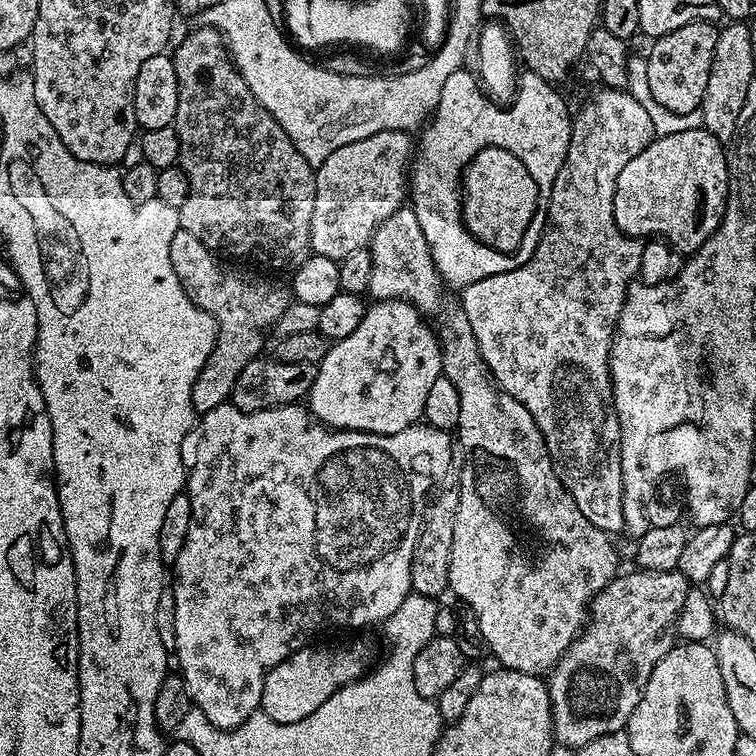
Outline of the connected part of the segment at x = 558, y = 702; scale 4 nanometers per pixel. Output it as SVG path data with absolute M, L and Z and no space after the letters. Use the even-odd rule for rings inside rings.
M679 570L635 571L625 576L624 573L618 574L592 598L590 615L580 635L547 673L548 697L552 703L552 735L557 745L577 749L586 746L586 742L594 742L594 738L602 734L627 729L630 714L634 714L654 666L658 666L674 646L676 615L682 610L690 591L687 578Z

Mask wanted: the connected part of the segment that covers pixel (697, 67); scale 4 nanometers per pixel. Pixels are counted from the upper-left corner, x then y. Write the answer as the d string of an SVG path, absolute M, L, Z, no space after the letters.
M699 20L670 34L655 37L651 41L652 49L646 52L647 77L654 99L676 114L689 114L699 109L710 82L710 70L714 62L714 46L718 46L718 28L715 23Z

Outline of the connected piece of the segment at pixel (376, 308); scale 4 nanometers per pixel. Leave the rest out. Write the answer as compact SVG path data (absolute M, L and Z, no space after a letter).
M377 300L369 303L364 309L362 322L358 322L358 330L354 330L354 334L349 334L346 338L335 341L329 347L326 358L322 358L322 362L317 367L314 386L306 397L306 404L310 409L311 415L319 423L329 428L345 432L369 432L379 436L398 434L398 430L406 430L411 424L417 423L423 417L424 407L426 406L426 393L430 391L430 385L442 375L442 349L440 341L435 331L429 325L427 328L424 324L427 324L425 317L420 315L419 310L414 305L408 304L404 300Z

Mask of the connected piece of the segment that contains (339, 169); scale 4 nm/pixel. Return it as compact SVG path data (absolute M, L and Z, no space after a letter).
M382 130L358 142L338 146L315 169L314 215L310 217L312 252L339 262L346 254L367 248L374 230L390 214L405 207L410 192L410 165L414 140L407 131Z

